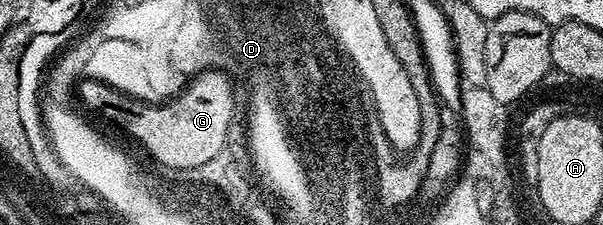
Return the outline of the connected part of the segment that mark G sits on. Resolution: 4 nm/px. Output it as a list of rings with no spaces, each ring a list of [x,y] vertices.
[[[219,69],[200,71],[179,95],[163,103],[153,103],[132,97],[105,81],[84,79],[79,82],[78,97],[94,112],[125,129],[148,152],[145,154],[151,160],[166,167],[191,171],[218,155],[226,143],[228,116],[236,104],[231,84],[229,74]]]

